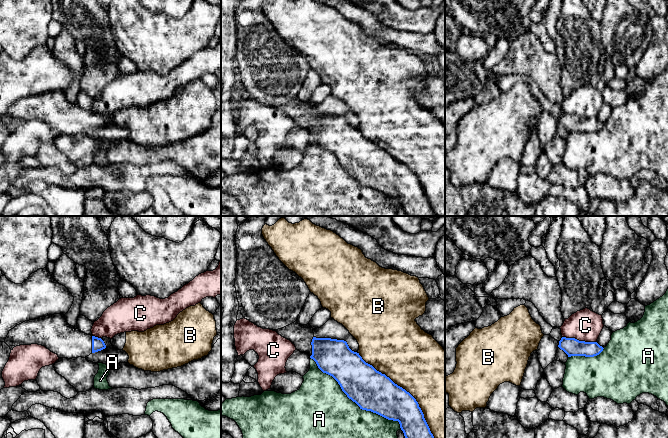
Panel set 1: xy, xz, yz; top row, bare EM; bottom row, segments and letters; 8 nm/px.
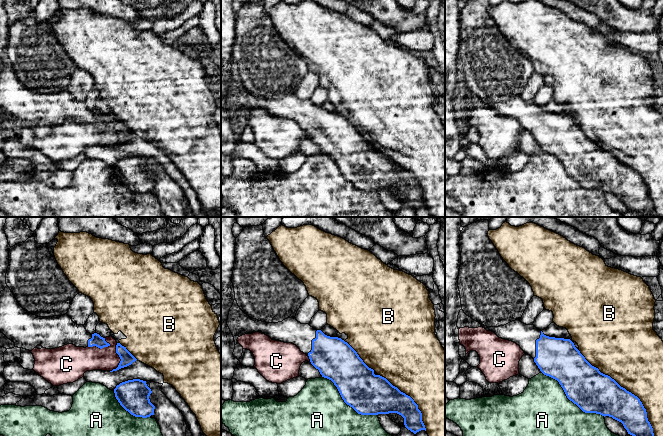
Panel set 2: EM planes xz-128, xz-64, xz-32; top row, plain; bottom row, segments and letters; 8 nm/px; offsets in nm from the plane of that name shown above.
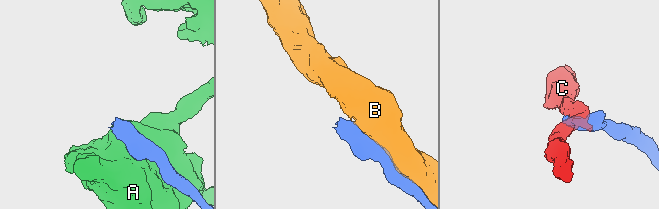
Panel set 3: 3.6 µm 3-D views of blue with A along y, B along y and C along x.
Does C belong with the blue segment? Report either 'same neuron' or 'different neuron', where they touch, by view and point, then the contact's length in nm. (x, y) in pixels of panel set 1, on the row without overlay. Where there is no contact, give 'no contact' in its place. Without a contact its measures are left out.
different neuron | yz (578, 116) | 280 nm

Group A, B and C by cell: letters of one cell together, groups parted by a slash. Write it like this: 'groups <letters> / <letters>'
groups A / B / C

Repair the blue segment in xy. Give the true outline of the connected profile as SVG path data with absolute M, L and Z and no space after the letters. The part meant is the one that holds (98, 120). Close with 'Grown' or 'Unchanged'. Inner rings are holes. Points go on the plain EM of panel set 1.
M54 90L25 97L11 105L5 115L10 122L38 120L59 134L85 134L106 124L101 114L87 111L66 98L65 91Z. Grown

